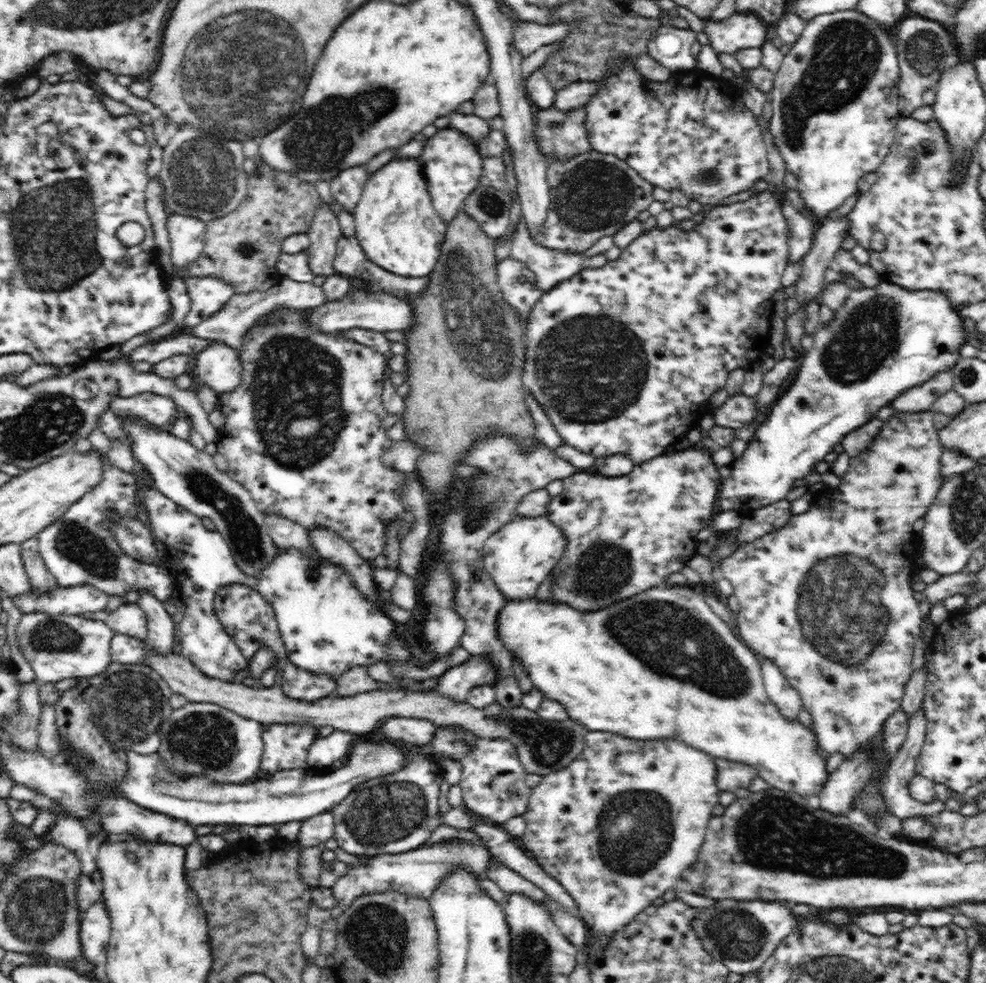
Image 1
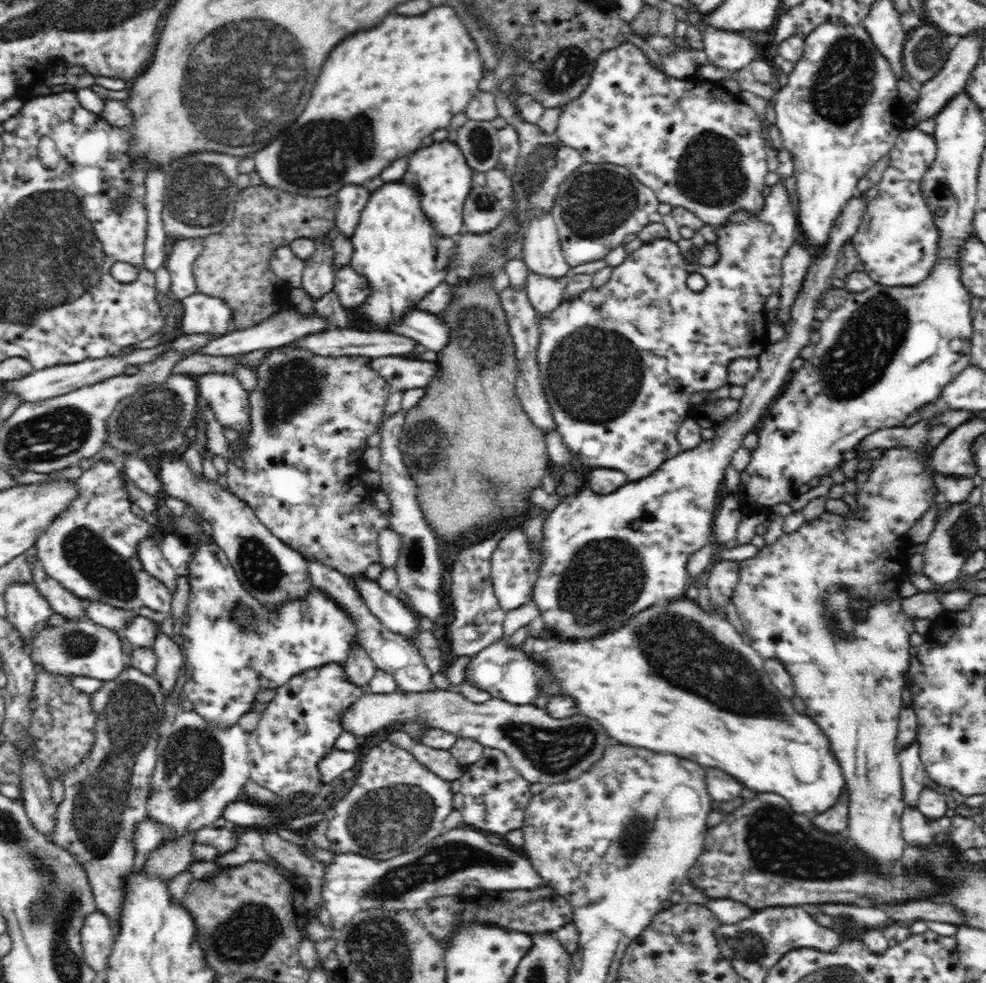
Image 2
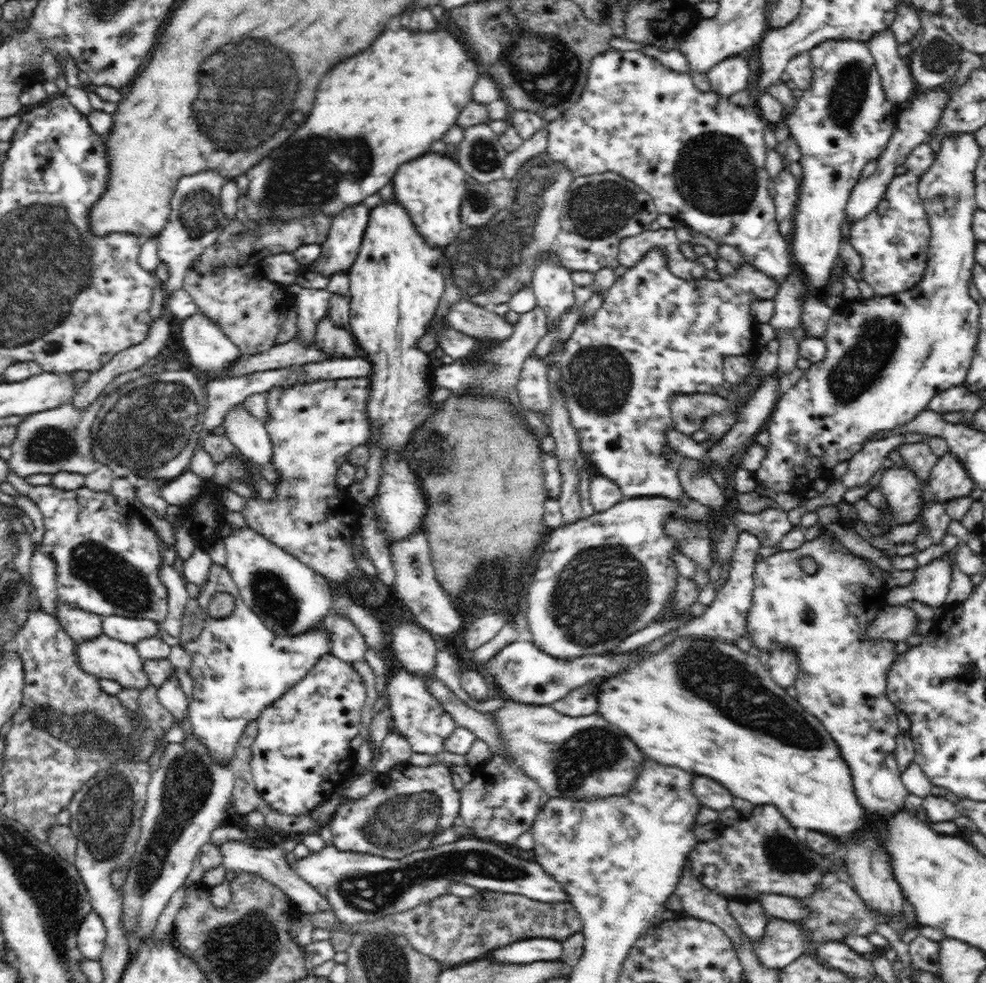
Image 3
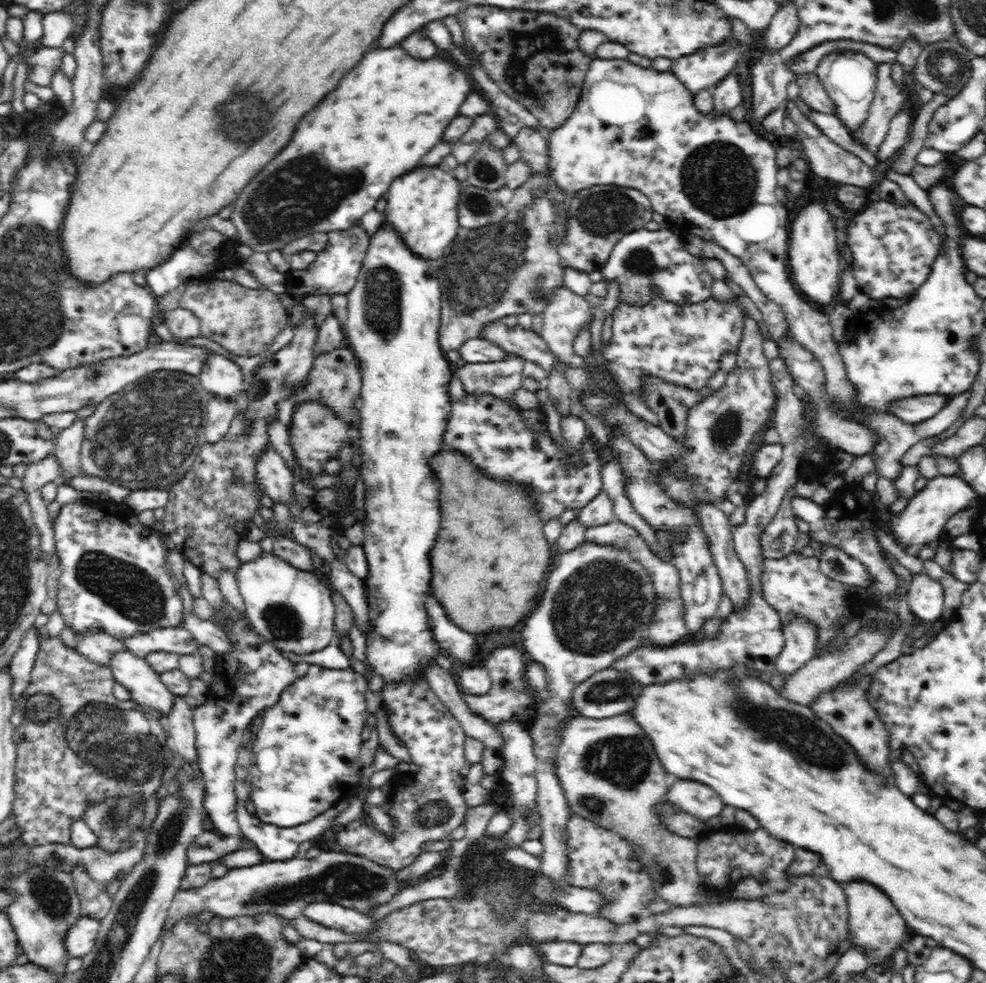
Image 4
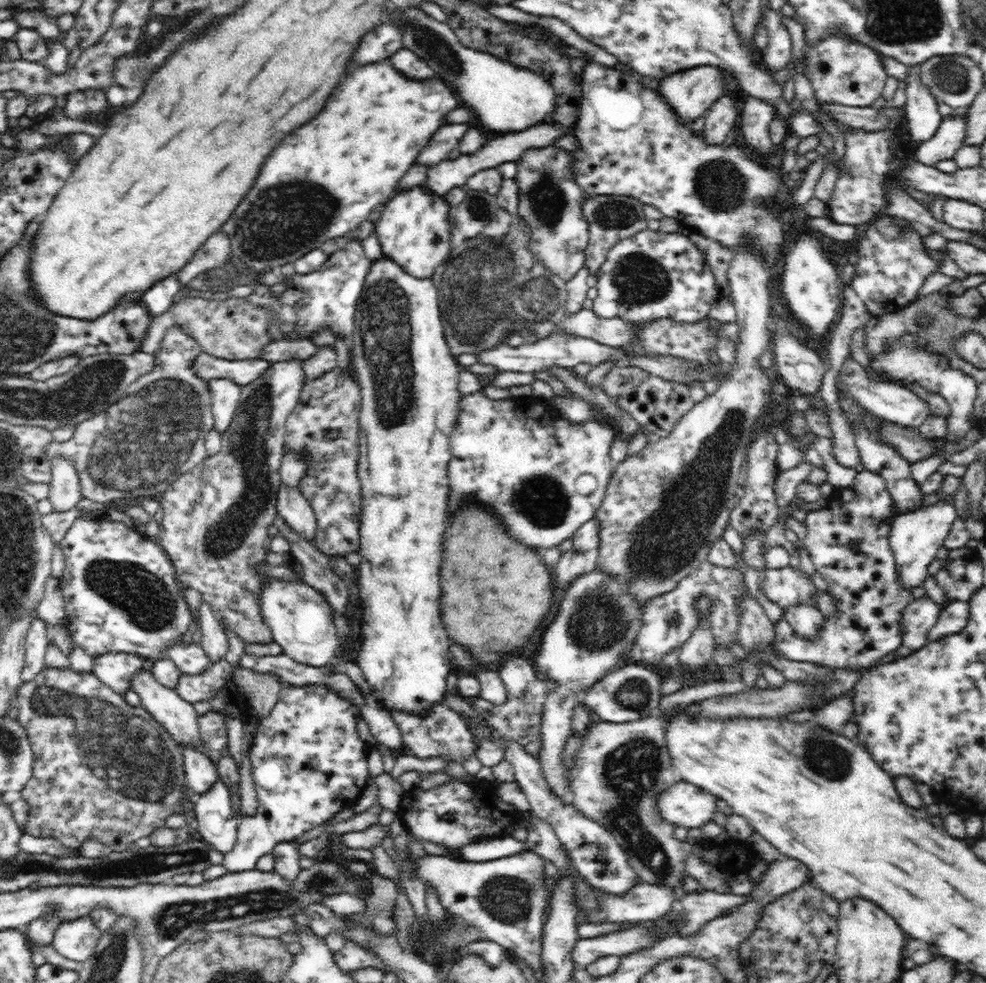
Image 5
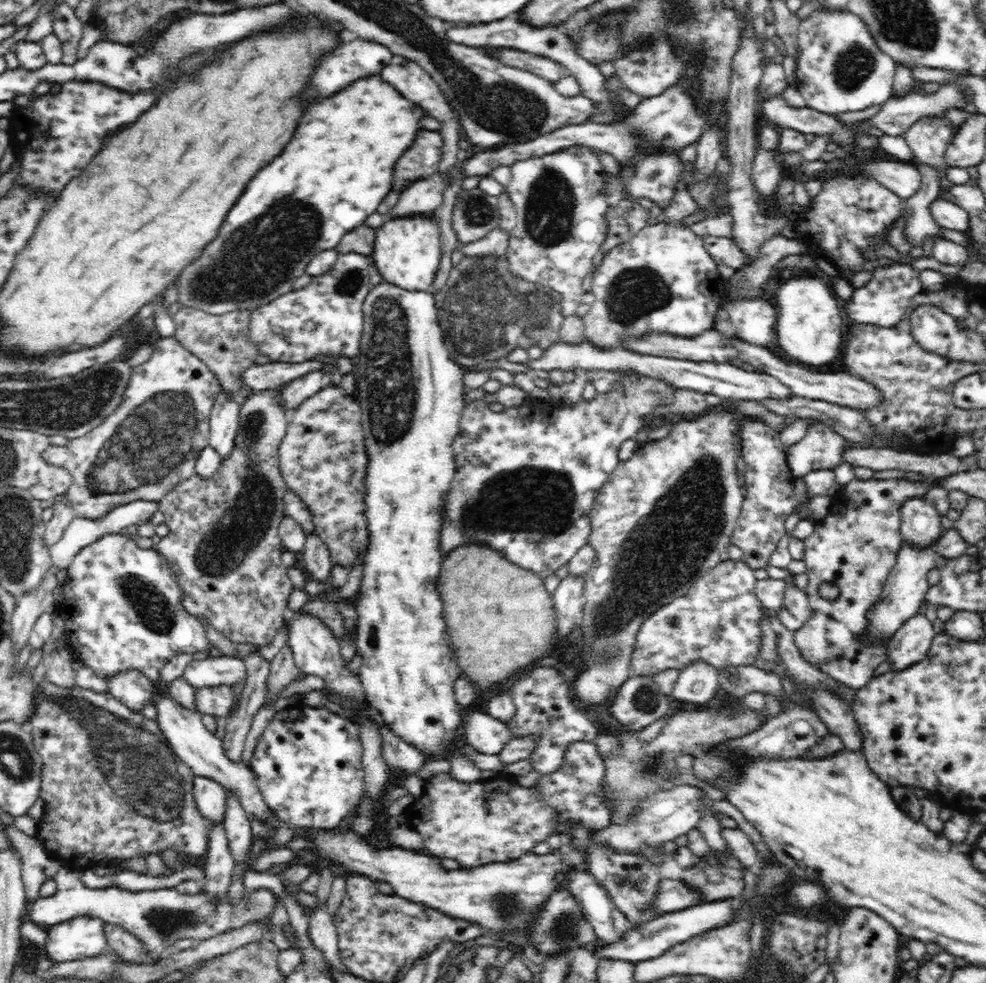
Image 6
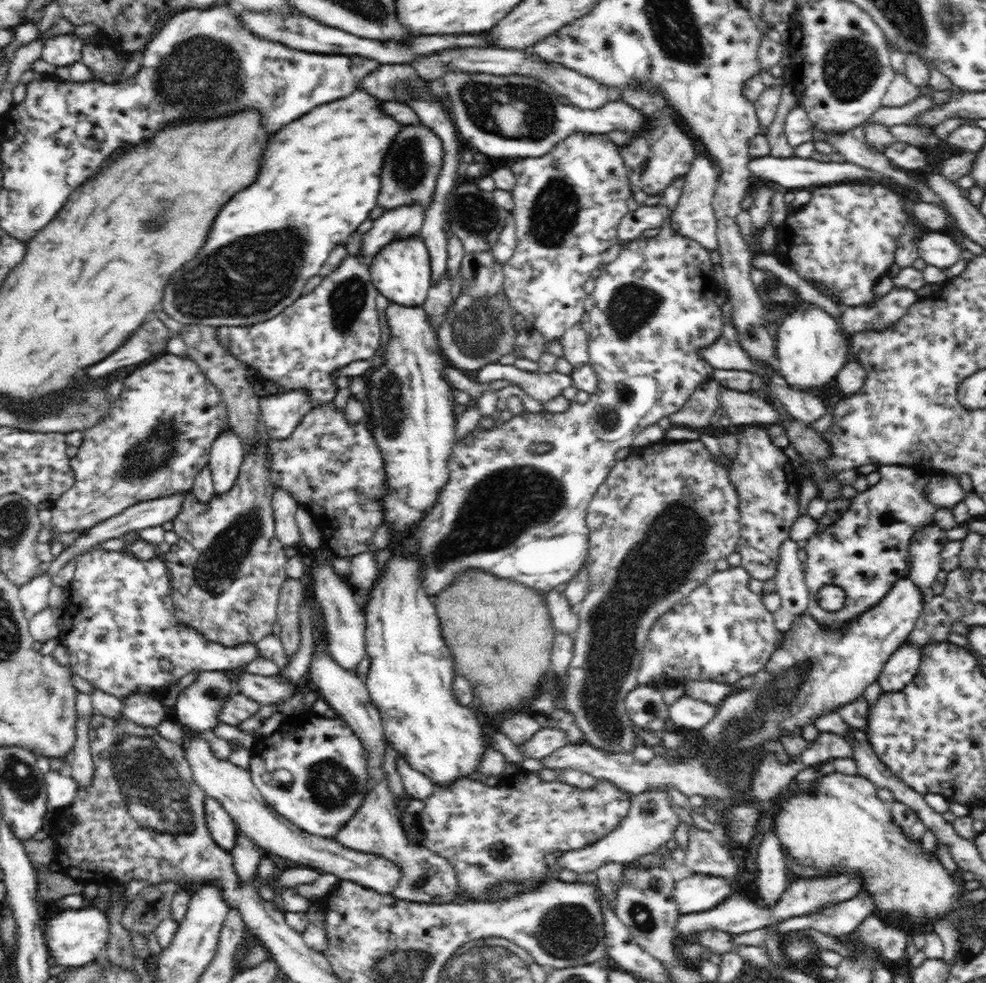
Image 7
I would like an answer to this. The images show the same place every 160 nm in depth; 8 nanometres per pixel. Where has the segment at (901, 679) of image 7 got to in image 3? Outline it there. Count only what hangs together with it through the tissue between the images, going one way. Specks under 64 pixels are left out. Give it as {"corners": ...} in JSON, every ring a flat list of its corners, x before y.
{"corners":[[942,551,938,558,927,565,917,567,912,582,903,587,890,589,887,604,896,606,909,600,917,600,928,606,944,607,948,586,950,586,955,557]]}

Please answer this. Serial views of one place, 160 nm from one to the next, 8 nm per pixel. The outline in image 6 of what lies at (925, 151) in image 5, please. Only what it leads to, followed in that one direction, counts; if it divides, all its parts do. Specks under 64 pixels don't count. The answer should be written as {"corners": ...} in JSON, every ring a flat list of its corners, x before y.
{"corners":[[920,162,916,163,920,177,922,177,922,188,904,200,905,210,908,212,908,220,904,224,906,241,912,247,922,247,928,238,940,236,941,228,930,215,930,204,939,198,940,171,938,168,928,167]]}

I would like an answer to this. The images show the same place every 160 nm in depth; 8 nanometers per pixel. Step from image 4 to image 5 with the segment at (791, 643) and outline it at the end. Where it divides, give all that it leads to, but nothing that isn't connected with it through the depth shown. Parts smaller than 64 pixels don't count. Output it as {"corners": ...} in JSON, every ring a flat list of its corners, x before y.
{"corners":[[795,604,784,611,788,630,798,638,813,639,825,619,818,607,810,604]]}

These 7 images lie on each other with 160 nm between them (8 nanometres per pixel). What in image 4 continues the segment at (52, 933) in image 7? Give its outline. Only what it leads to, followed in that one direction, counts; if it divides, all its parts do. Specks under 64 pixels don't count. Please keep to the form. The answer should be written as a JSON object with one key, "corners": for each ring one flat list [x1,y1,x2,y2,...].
{"corners":[[82,916,77,921,63,938,71,958,83,957,92,952,100,930,100,922,95,918]]}

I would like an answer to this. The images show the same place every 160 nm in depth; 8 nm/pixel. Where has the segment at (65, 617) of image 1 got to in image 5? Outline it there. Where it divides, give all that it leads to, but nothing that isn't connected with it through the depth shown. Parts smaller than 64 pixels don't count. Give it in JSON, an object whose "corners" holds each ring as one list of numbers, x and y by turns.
{"corners":[[149,667,143,669,132,680,133,691,141,698,141,706,165,729,179,747,193,746,195,750,208,756,208,749,200,737,198,714,192,703,186,702,176,691,168,689,154,679]]}

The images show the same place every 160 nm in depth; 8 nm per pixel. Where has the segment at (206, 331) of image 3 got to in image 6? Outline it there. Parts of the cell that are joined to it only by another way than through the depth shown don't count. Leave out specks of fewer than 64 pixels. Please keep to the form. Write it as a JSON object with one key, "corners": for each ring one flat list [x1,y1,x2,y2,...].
{"corners":[[222,390,216,396,216,402,210,412,209,446,226,460,235,448,236,434,238,434,238,418,241,407,240,401,229,396,230,392]]}

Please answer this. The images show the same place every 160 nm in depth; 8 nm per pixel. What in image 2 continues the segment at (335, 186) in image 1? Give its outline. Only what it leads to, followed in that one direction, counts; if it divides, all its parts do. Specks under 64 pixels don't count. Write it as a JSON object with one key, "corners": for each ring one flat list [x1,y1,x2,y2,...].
{"corners":[[346,185,335,195,335,225,338,231,352,239,360,222,362,210,369,202,371,193,366,186]]}

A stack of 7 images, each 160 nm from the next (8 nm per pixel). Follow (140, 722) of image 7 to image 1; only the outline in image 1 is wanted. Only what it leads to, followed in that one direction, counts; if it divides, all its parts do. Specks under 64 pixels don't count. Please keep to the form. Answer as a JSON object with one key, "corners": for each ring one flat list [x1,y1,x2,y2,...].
{"corners":[[36,537,22,542,20,546,22,562,33,588,37,588,42,594,50,592,50,590,56,590,59,586,58,581,55,580,54,575,46,568,45,562,39,555,39,544]]}

